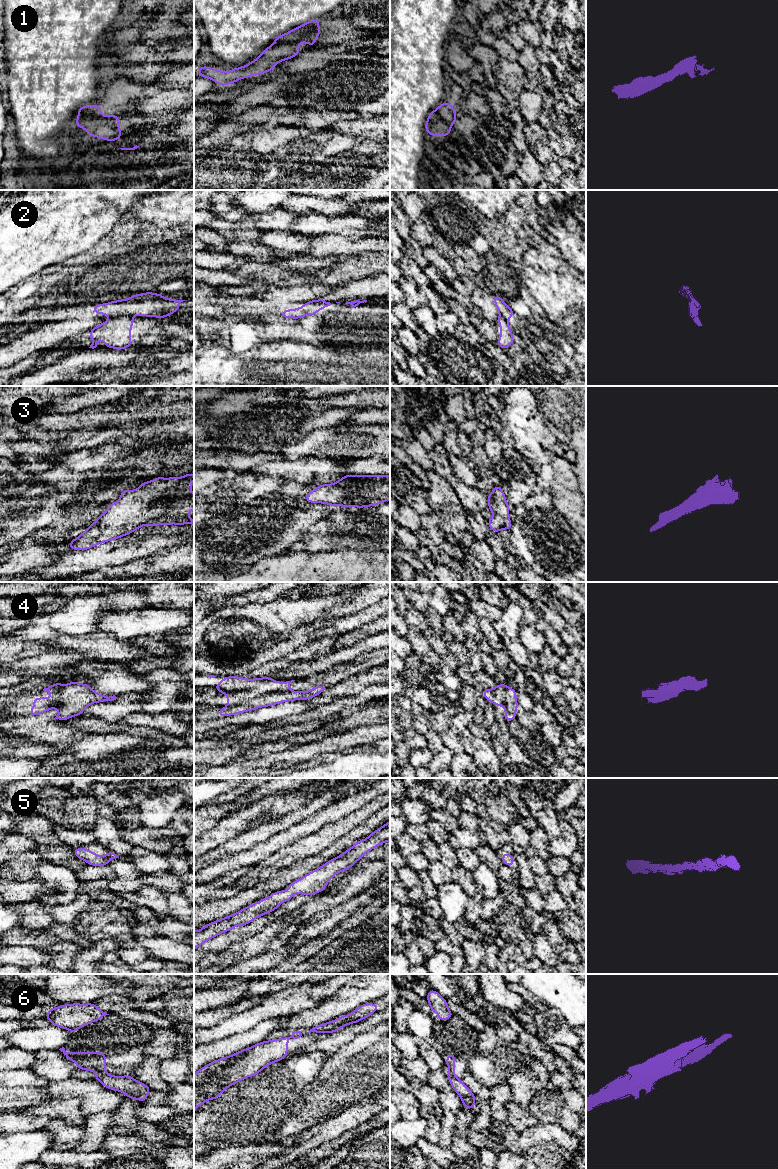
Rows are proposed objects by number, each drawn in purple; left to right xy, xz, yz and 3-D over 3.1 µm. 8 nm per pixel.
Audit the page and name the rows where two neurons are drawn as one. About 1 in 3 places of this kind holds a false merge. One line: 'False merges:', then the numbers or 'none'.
False merges: 1, 2, 6

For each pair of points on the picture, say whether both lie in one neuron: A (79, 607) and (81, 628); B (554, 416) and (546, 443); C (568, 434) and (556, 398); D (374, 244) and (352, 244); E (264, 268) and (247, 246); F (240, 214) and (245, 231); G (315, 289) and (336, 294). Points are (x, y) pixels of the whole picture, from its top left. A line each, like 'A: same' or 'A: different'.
A: same
B: different
C: same
D: same
E: different
F: different
G: different

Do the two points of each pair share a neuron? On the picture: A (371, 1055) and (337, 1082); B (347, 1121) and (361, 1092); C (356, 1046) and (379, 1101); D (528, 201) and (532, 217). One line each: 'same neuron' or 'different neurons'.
A: same neuron
B: different neurons
C: different neurons
D: same neuron

